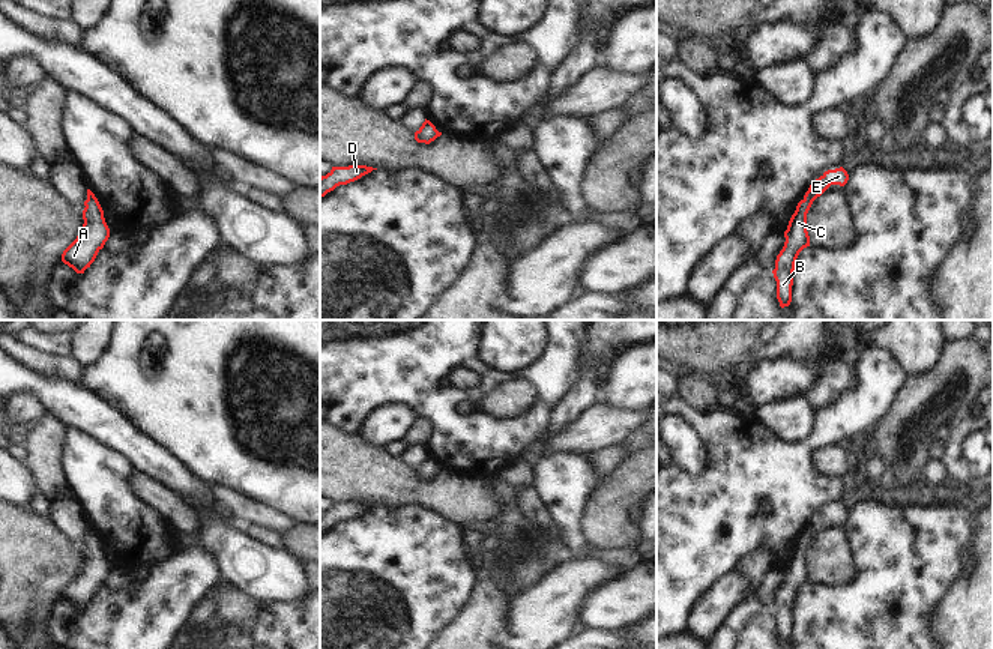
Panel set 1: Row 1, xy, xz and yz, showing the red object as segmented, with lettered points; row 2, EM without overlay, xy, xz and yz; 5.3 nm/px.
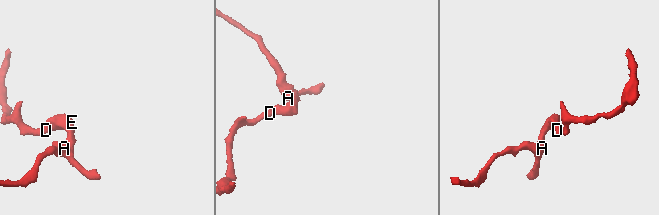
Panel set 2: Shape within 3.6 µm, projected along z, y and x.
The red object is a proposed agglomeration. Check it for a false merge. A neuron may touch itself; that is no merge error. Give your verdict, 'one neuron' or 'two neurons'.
one neuron

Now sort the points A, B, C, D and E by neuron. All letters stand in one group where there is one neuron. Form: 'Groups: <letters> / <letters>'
Groups: A B C D E.

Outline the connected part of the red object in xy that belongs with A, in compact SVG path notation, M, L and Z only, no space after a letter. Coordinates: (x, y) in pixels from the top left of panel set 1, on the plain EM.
M87 526L84 542L83 565L77 575L62 590L62 598L77 610L84 610L84 607L90 604L110 574L110 565L105 559L104 547L90 526Z

